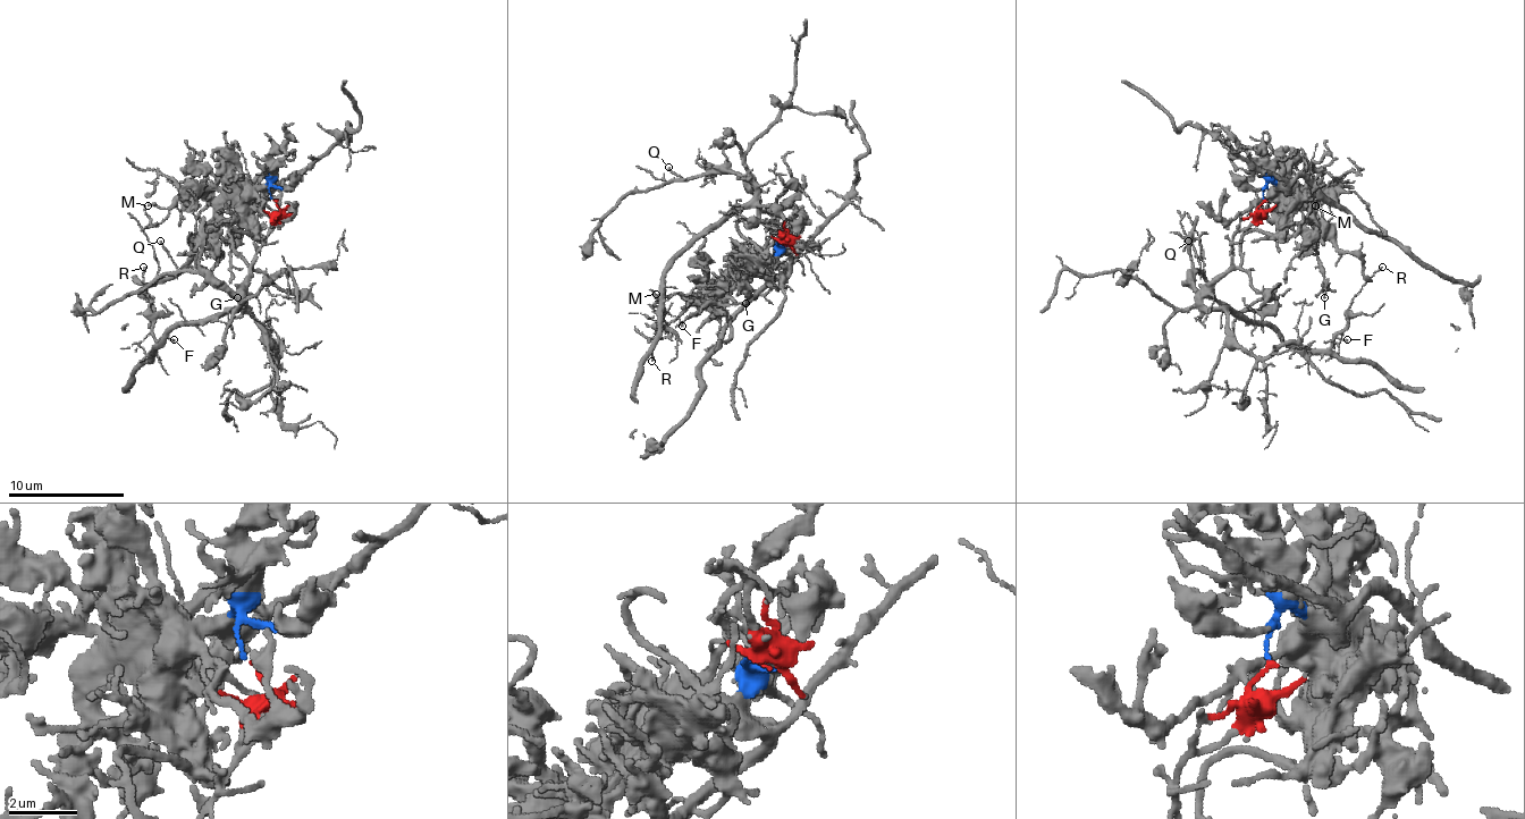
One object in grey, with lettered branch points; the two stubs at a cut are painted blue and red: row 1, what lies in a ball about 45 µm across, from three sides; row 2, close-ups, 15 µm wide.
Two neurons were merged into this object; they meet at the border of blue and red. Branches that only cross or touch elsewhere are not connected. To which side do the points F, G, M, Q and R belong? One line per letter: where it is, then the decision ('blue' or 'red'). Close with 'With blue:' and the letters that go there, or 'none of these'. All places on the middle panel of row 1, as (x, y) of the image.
F: at (682, 326); red
G: at (746, 303); blue
M: at (656, 294); blue
Q: at (668, 167); red
R: at (651, 361); red
With blue: G, M

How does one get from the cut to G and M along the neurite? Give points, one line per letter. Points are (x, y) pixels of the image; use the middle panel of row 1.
G: (783, 242), (746, 286), (729, 295), (708, 297), (716, 303), (746, 303)
M: (783, 242), (760, 254), (729, 286), (708, 286), (688, 297), (676, 292), (656, 295)

